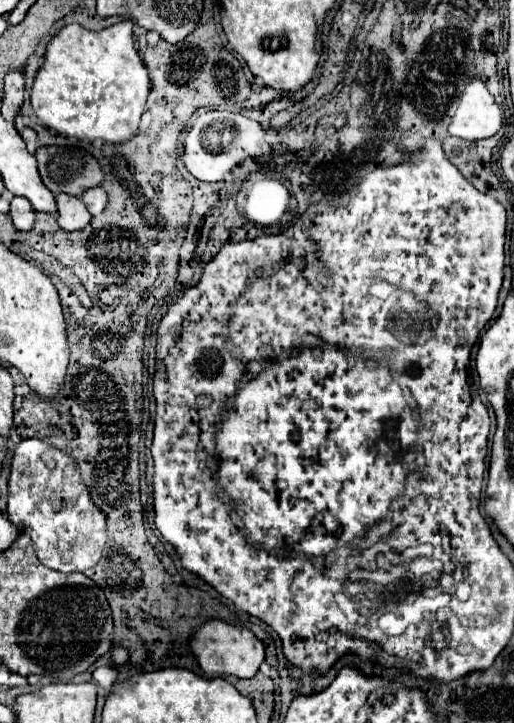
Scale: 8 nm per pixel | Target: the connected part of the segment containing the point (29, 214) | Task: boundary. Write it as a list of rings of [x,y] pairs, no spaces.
[[[13,197],[11,201],[11,213],[9,213],[13,225],[19,231],[31,231],[33,223],[35,223],[35,211],[31,207],[31,203],[25,197]]]

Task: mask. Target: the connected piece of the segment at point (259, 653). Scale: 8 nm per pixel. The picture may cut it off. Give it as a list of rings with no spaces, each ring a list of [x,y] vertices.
[[[217,619],[207,621],[201,625],[193,639],[191,639],[193,653],[207,677],[219,677],[219,675],[235,675],[241,679],[251,679],[259,671],[261,663],[265,661],[265,647],[263,643],[247,629],[241,625],[229,625]]]

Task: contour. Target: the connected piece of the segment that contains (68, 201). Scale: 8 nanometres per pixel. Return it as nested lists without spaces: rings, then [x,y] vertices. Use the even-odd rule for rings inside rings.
[[[61,193],[55,197],[55,201],[57,201],[57,225],[61,229],[77,231],[91,221],[89,211],[85,211],[85,203],[81,203],[79,197]]]

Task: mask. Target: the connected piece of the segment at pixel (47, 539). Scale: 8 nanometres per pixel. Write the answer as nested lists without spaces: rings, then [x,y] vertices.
[[[23,439],[13,453],[7,485],[7,517],[21,533],[31,537],[33,549],[45,567],[61,573],[83,573],[101,561],[109,541],[107,519],[93,503],[73,457],[51,443]]]

